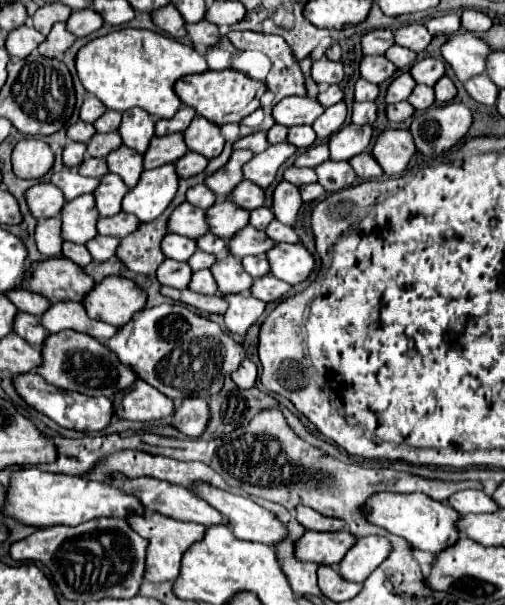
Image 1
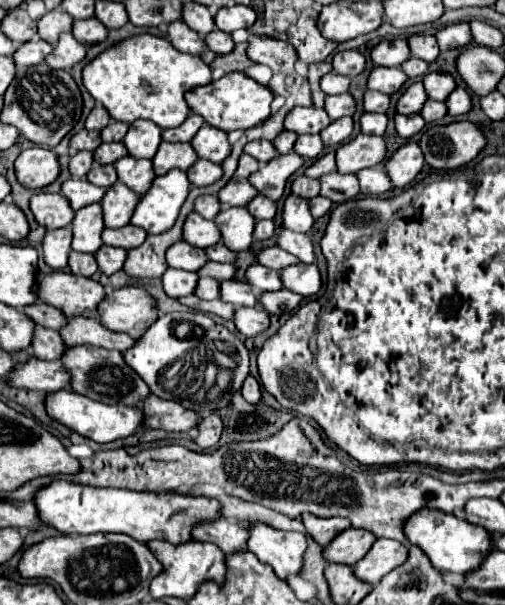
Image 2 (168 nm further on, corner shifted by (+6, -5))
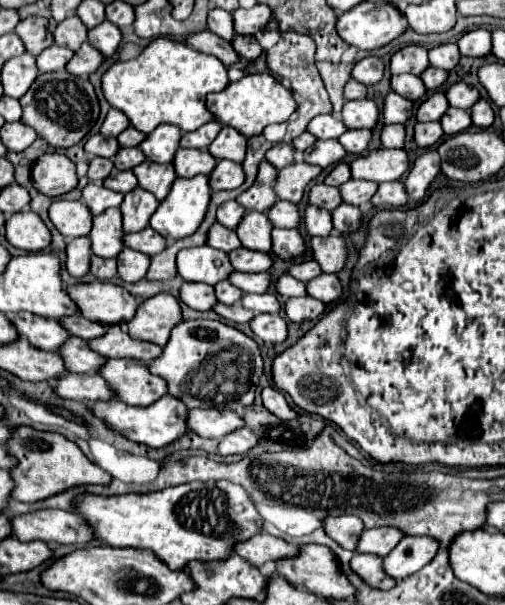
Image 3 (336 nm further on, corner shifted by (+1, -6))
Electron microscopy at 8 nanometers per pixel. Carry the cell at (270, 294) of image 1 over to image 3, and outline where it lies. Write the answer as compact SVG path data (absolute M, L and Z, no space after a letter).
M295 297L295 299L287 299L287 303L285 303L287 317L295 323L319 319L325 313L325 309L327 309L327 305L323 305L321 301L317 301L313 297Z

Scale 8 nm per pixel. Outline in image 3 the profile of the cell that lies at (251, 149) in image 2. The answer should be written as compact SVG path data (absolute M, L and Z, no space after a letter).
M277 143L277 145L273 145L273 147L267 151L265 159L267 159L273 167L283 169L283 167L295 163L295 149L293 149L293 145Z

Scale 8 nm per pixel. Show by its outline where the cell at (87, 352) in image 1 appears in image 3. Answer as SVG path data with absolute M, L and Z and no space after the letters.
M107 359L107 367L99 371L115 391L119 391L119 399L129 405L151 405L167 393L167 381L153 375L145 363L137 363L135 359Z

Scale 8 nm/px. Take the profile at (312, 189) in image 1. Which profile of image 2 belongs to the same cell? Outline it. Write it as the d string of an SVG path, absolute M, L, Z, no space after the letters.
M314 196L314 198L308 200L308 204L310 204L310 212L312 212L314 218L320 218L320 216L328 214L330 208L332 208L332 202L324 196Z

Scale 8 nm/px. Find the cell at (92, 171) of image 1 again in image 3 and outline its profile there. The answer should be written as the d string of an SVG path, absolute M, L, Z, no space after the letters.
M115 171L107 181L105 181L105 187L109 189L115 189L115 191L121 191L121 193L129 193L137 187L137 177L133 175L133 171Z

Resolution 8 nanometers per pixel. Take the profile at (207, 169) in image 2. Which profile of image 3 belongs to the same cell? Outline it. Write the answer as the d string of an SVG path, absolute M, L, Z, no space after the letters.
M219 161L215 171L211 173L211 187L213 191L225 191L225 189L237 189L245 181L243 165L233 161Z

